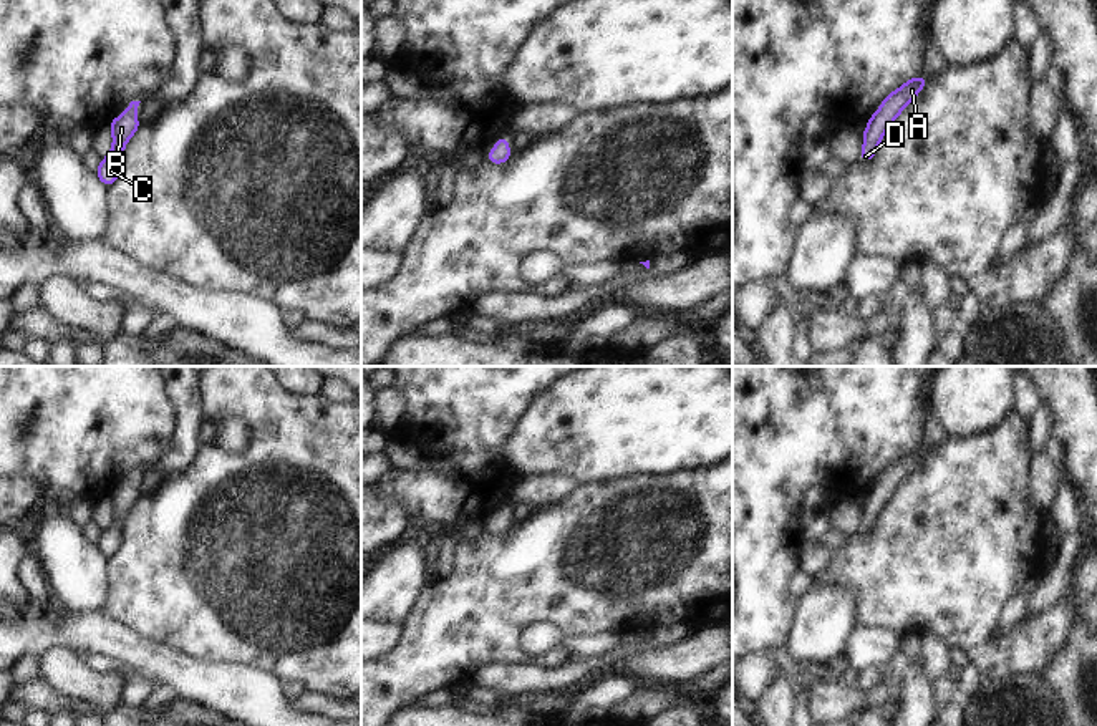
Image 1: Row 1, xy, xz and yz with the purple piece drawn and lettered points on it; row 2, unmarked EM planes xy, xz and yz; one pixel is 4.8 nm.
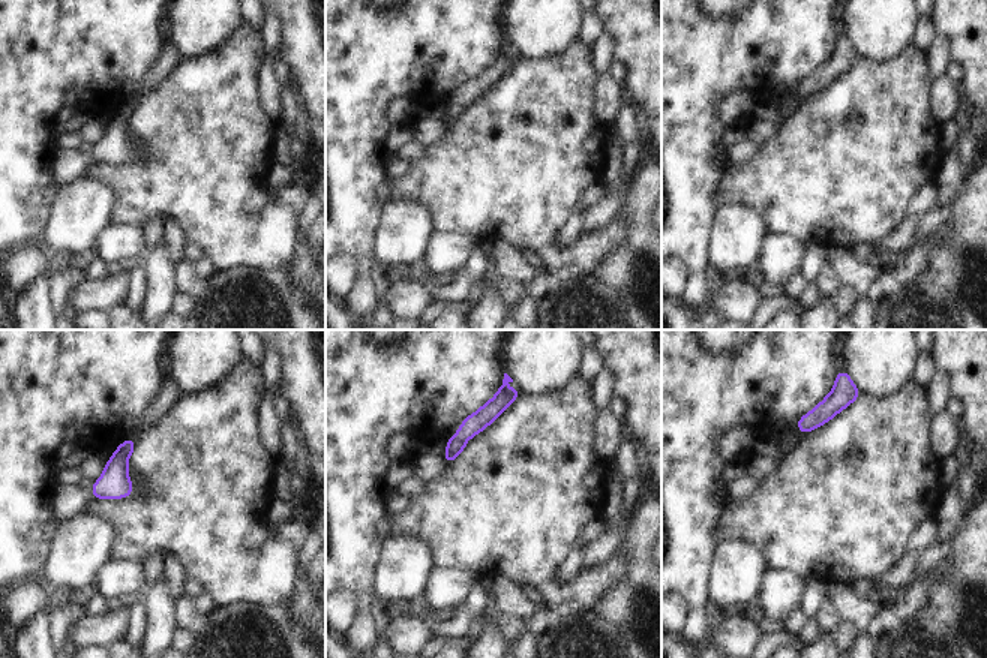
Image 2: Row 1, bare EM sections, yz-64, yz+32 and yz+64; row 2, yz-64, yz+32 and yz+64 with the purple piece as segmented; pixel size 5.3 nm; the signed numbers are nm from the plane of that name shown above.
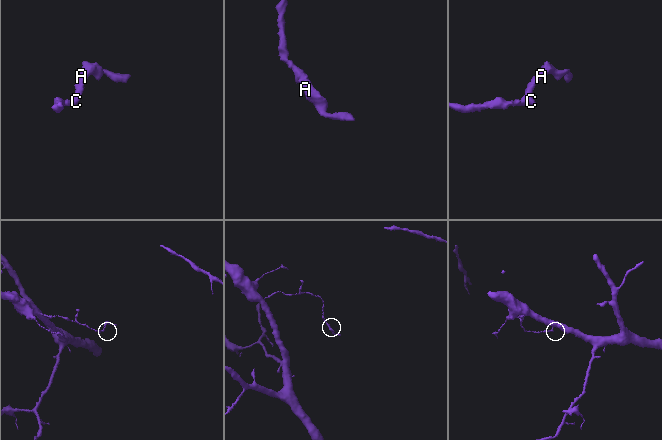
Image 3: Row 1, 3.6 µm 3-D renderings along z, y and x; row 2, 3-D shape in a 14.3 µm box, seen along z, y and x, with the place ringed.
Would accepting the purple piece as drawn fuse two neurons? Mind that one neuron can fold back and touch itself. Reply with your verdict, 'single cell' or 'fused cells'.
single cell

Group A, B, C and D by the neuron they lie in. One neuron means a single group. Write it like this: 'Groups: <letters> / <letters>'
Groups: A B C D

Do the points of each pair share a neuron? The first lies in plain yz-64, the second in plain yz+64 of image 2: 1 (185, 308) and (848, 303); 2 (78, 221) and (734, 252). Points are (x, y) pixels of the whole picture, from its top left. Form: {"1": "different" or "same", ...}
{"1": "different", "2": "same"}

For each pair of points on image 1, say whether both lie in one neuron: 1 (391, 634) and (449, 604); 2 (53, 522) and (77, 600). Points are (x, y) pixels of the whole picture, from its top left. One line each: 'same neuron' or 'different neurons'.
1: different neurons
2: same neuron

